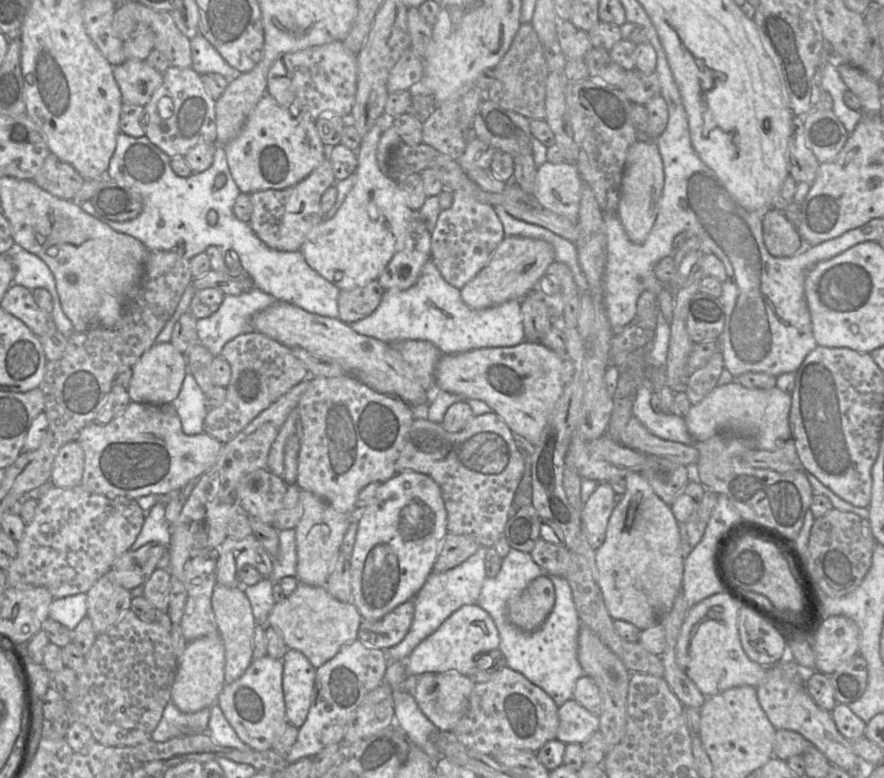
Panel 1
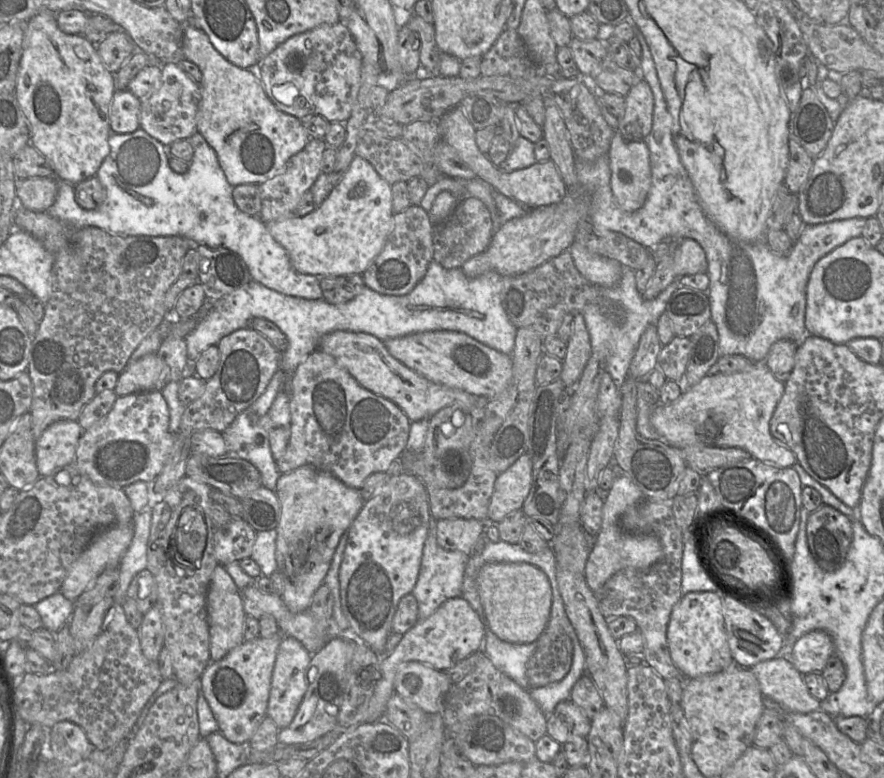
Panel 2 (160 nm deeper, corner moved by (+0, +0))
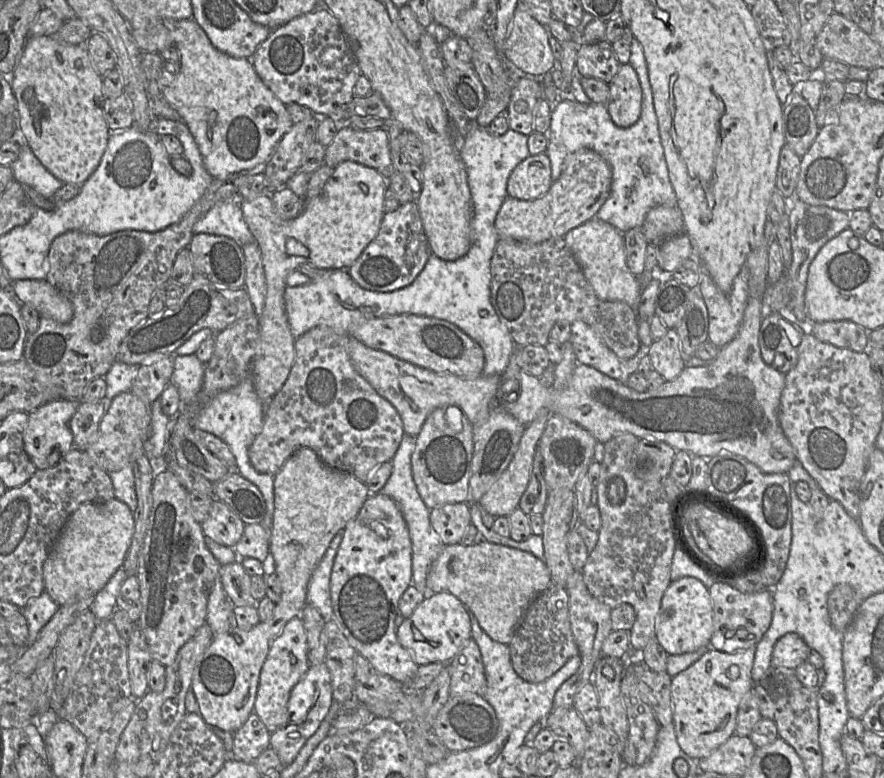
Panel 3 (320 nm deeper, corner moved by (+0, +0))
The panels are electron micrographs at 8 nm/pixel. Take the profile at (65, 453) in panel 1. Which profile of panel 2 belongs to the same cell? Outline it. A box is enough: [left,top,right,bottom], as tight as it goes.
[35,420,82,477]

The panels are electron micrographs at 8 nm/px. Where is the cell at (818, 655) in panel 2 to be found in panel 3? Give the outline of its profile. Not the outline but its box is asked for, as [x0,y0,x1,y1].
[771,633,811,669]

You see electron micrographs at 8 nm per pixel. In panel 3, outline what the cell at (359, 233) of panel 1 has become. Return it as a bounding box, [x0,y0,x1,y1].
[241,160,387,402]

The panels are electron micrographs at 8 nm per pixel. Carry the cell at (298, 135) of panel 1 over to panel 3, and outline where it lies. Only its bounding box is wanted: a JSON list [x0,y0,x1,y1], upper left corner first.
[158,18,294,179]

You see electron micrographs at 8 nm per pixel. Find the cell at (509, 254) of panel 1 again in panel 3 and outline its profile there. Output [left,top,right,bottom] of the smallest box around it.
[496,149,612,243]

